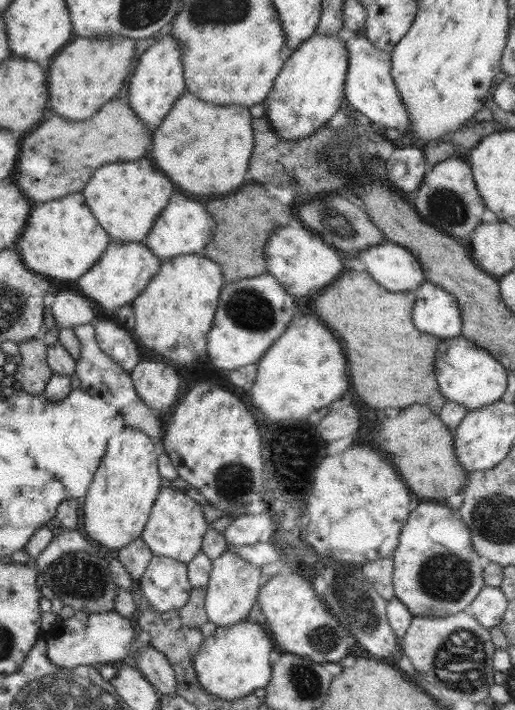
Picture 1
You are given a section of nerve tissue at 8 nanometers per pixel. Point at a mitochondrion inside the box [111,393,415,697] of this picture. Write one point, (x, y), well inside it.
(348, 589)

